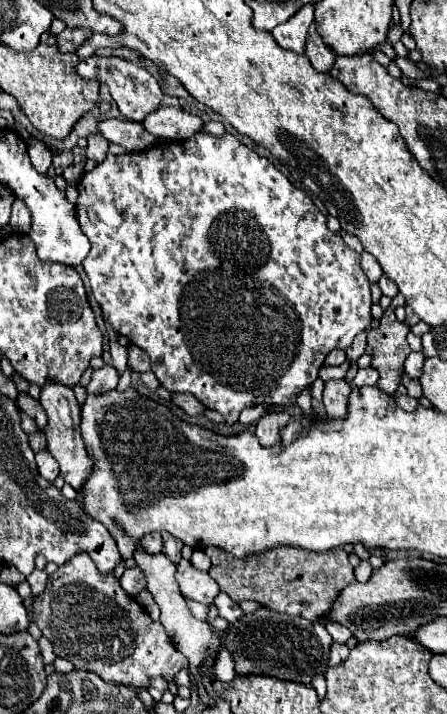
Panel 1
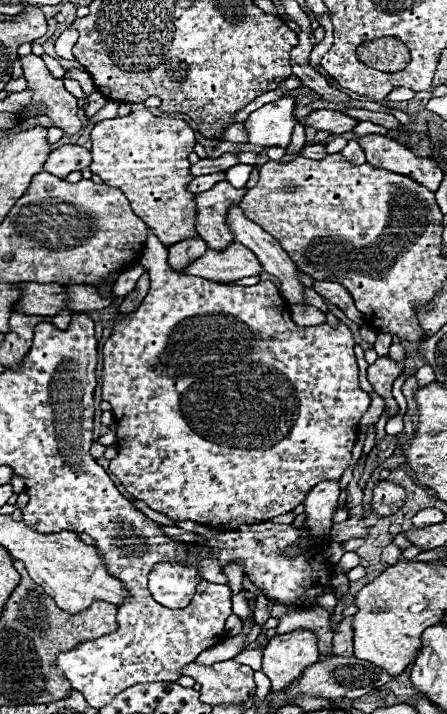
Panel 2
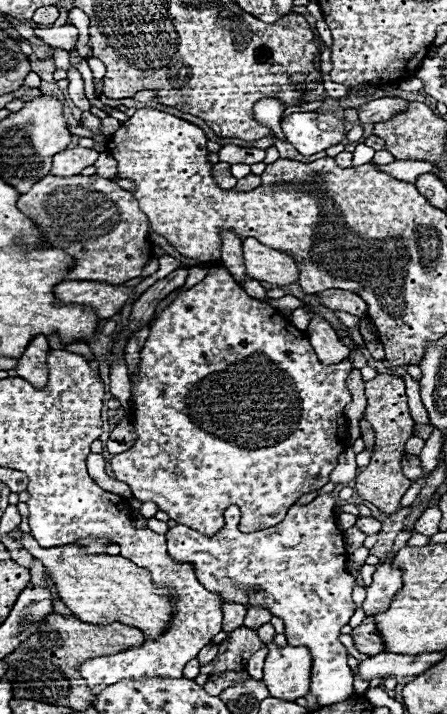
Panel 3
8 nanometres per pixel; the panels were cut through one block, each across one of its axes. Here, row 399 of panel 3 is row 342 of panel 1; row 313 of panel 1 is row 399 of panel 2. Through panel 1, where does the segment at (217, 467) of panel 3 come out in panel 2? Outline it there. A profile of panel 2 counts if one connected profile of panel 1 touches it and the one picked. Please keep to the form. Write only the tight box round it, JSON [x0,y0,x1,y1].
[102,228,370,530]

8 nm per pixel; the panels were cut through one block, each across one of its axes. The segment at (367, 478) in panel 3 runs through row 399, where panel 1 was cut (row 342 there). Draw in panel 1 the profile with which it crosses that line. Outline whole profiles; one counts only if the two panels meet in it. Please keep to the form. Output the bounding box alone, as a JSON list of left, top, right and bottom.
[368,296,412,394]

